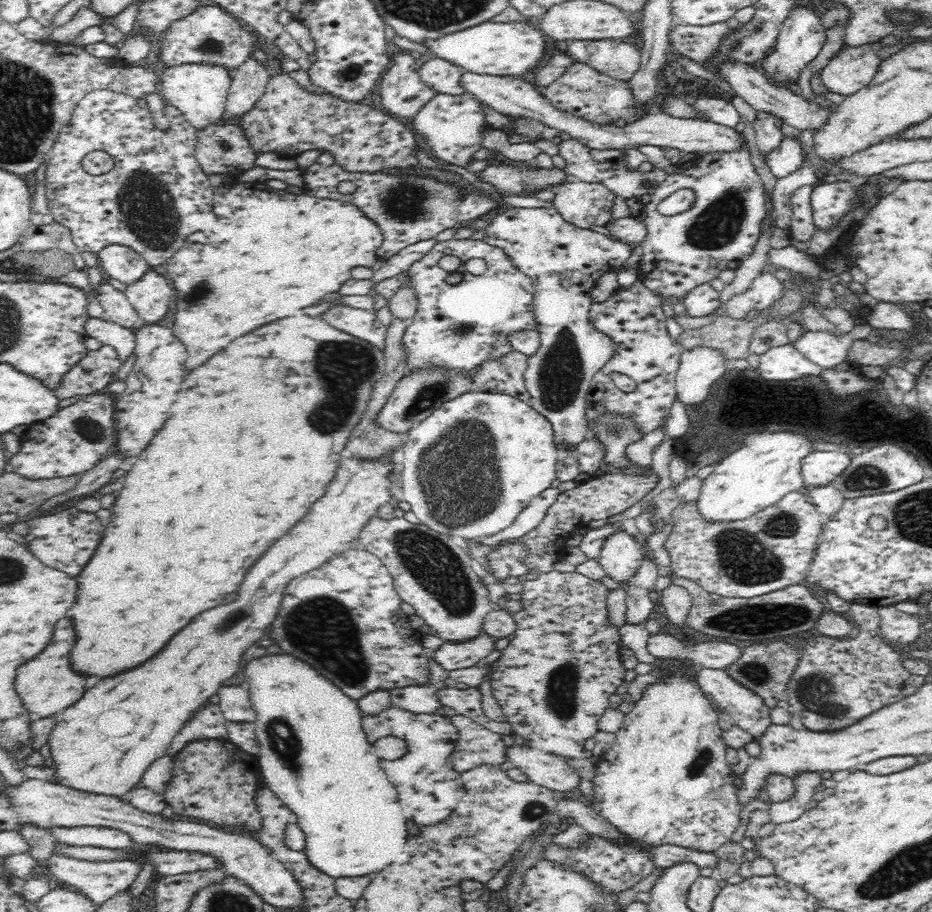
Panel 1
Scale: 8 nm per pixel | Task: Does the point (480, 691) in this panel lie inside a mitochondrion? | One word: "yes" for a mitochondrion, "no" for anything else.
no

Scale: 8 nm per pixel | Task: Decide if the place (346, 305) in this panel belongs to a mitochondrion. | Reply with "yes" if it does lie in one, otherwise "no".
no

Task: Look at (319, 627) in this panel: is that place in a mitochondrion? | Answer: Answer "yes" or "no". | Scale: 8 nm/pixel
yes

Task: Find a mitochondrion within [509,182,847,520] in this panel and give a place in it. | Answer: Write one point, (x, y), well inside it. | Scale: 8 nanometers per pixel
(561, 374)

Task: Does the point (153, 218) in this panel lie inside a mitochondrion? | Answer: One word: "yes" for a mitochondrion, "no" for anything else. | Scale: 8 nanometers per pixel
yes

